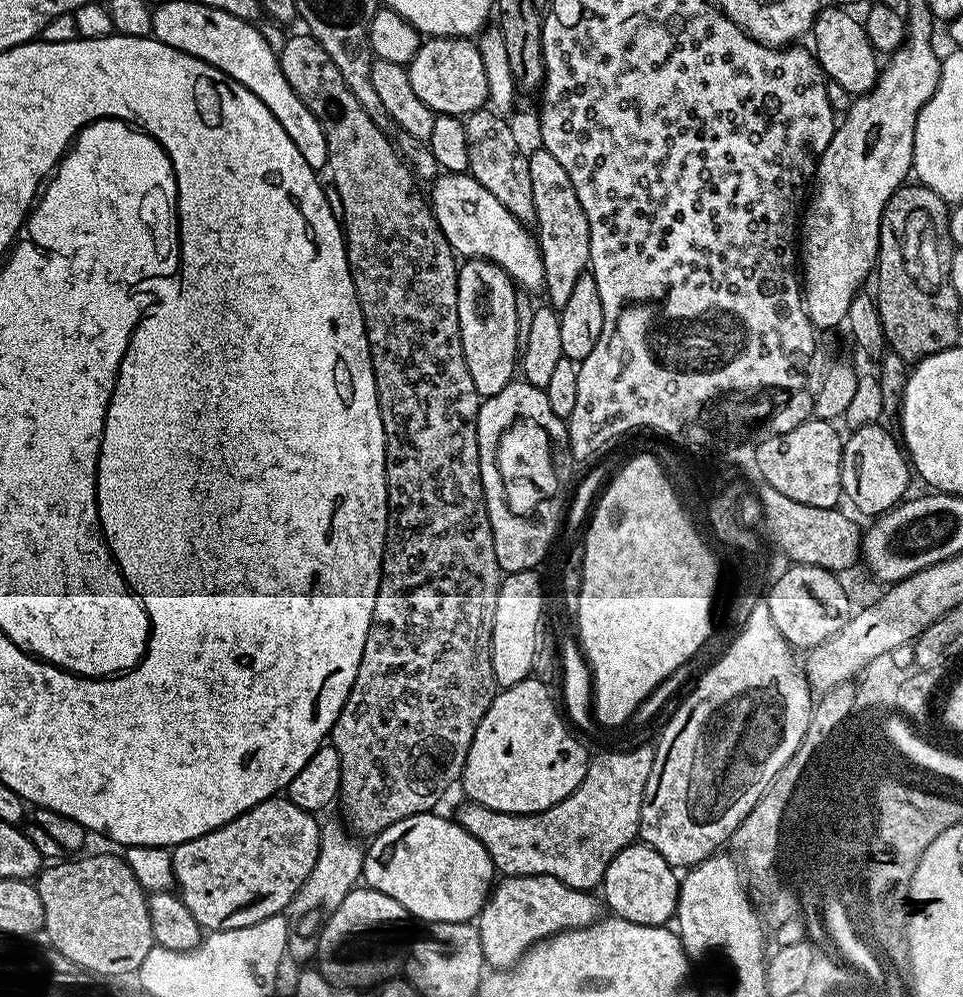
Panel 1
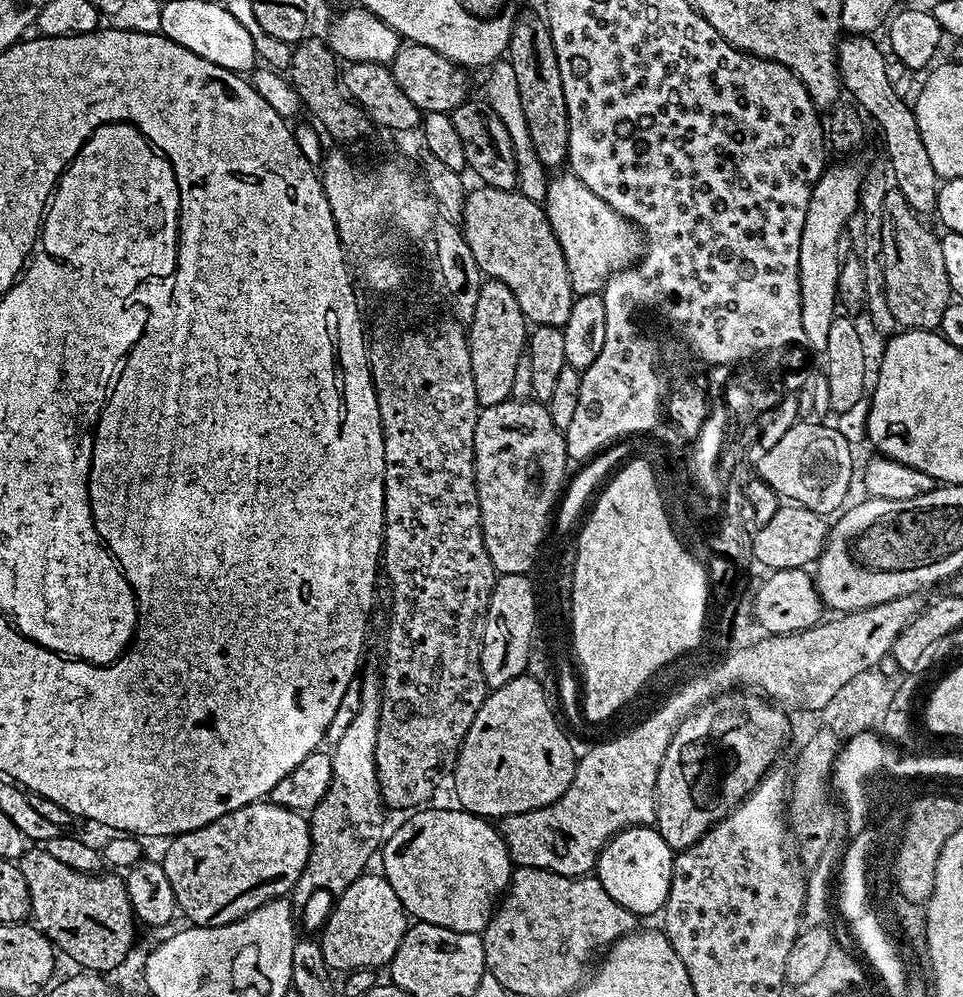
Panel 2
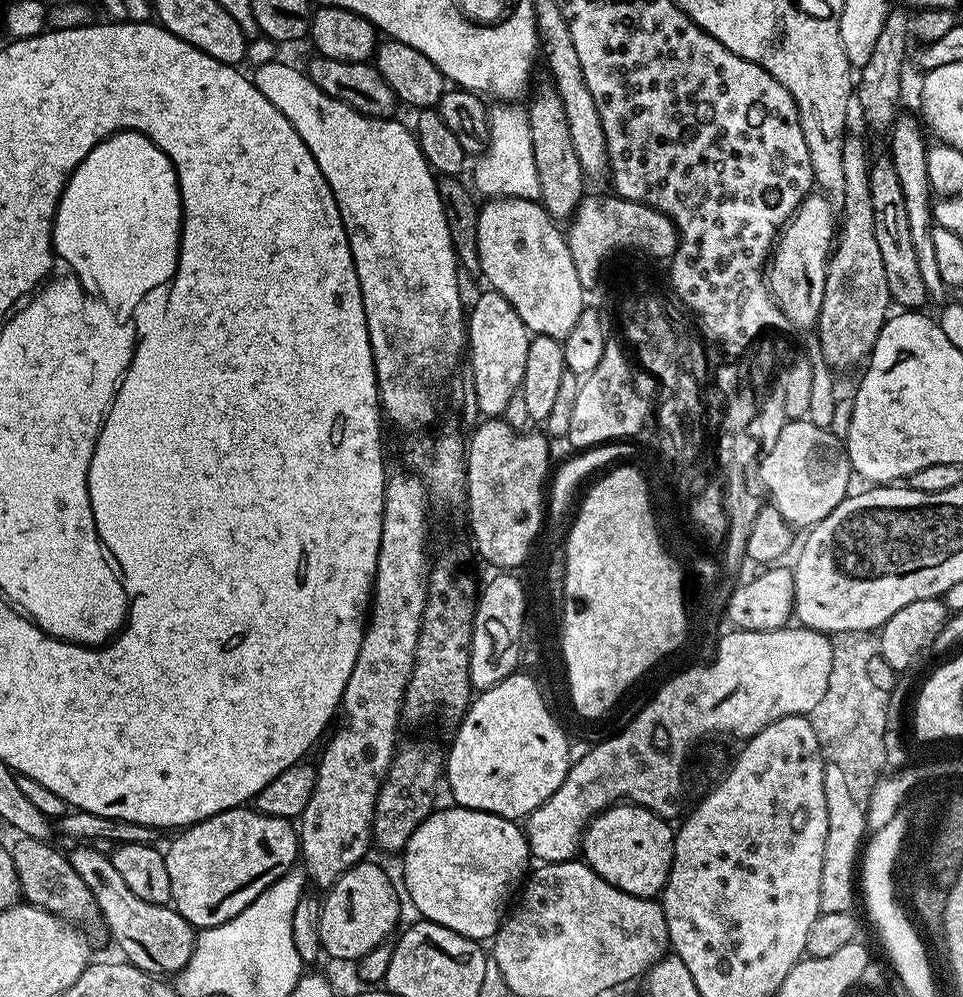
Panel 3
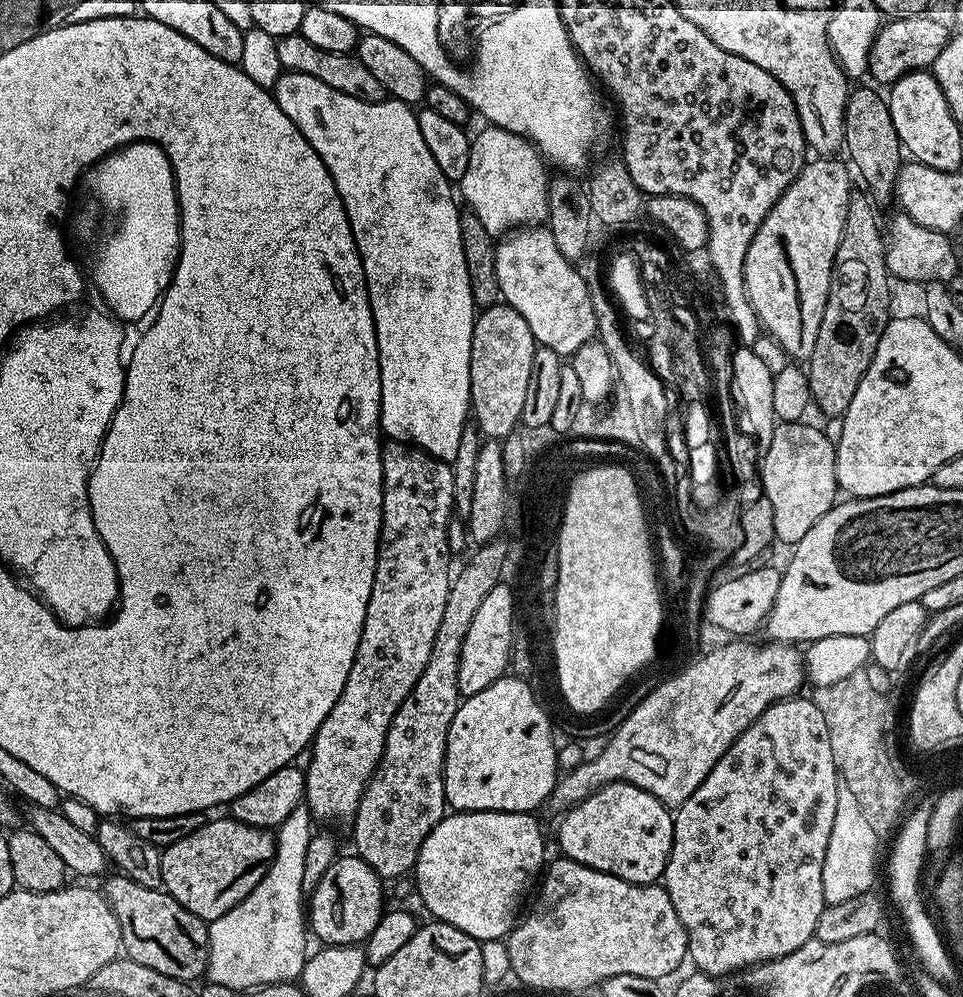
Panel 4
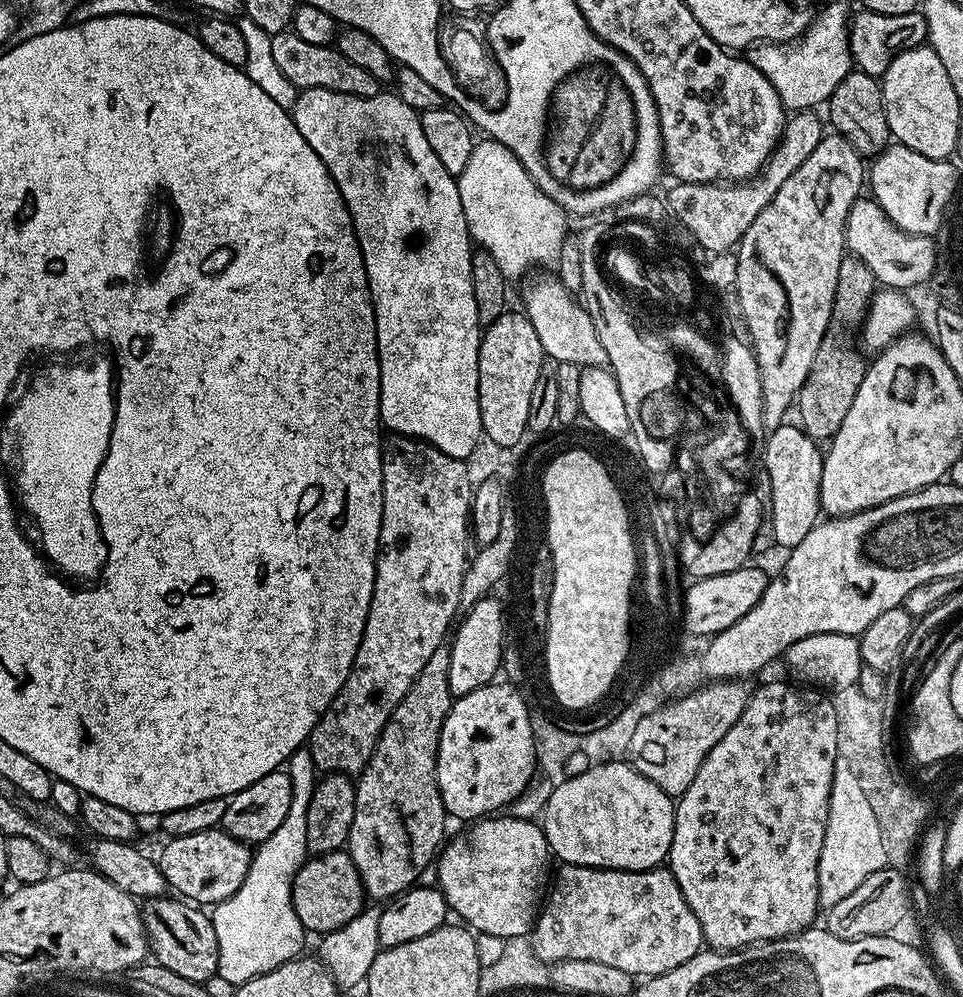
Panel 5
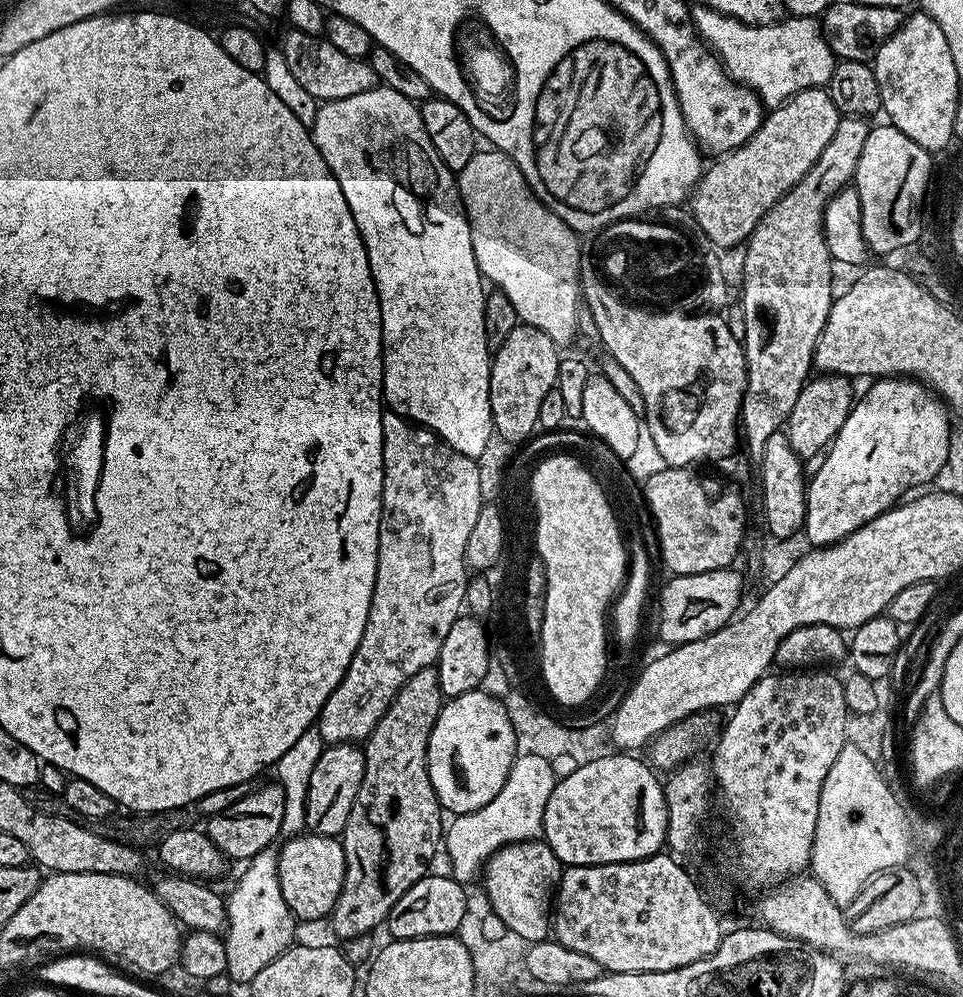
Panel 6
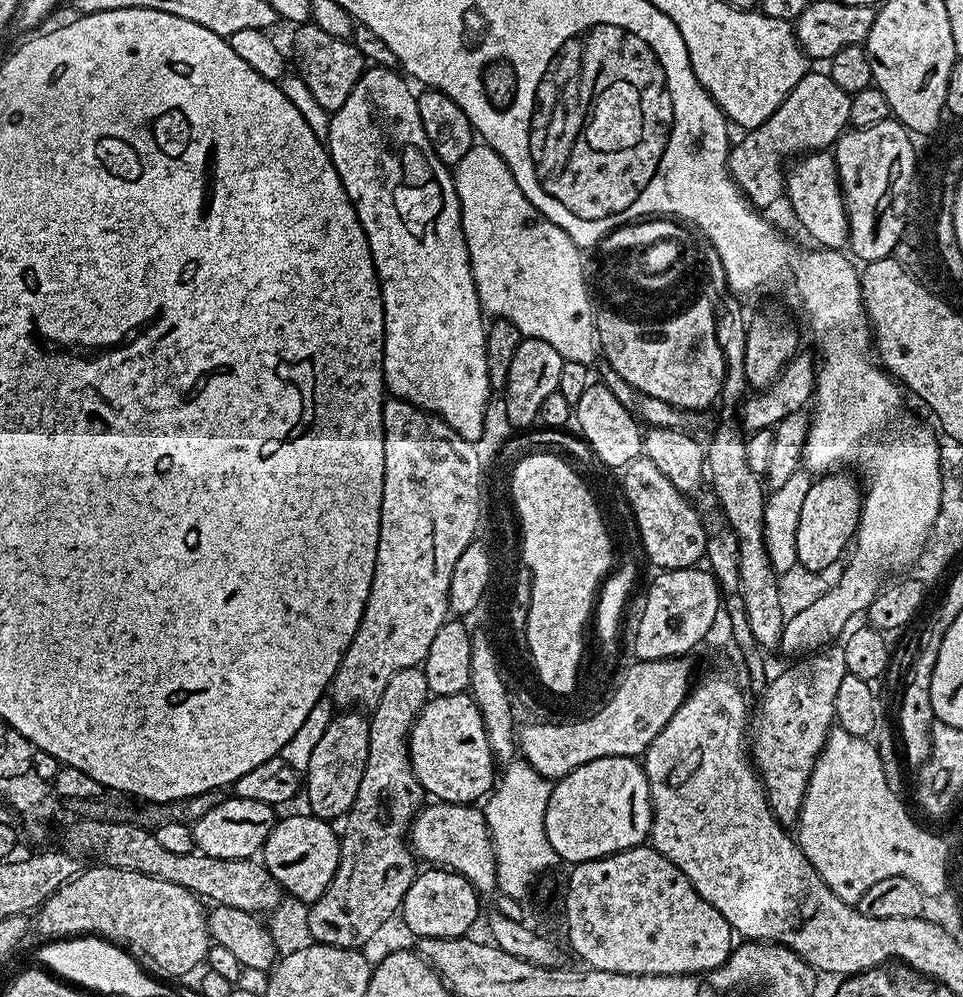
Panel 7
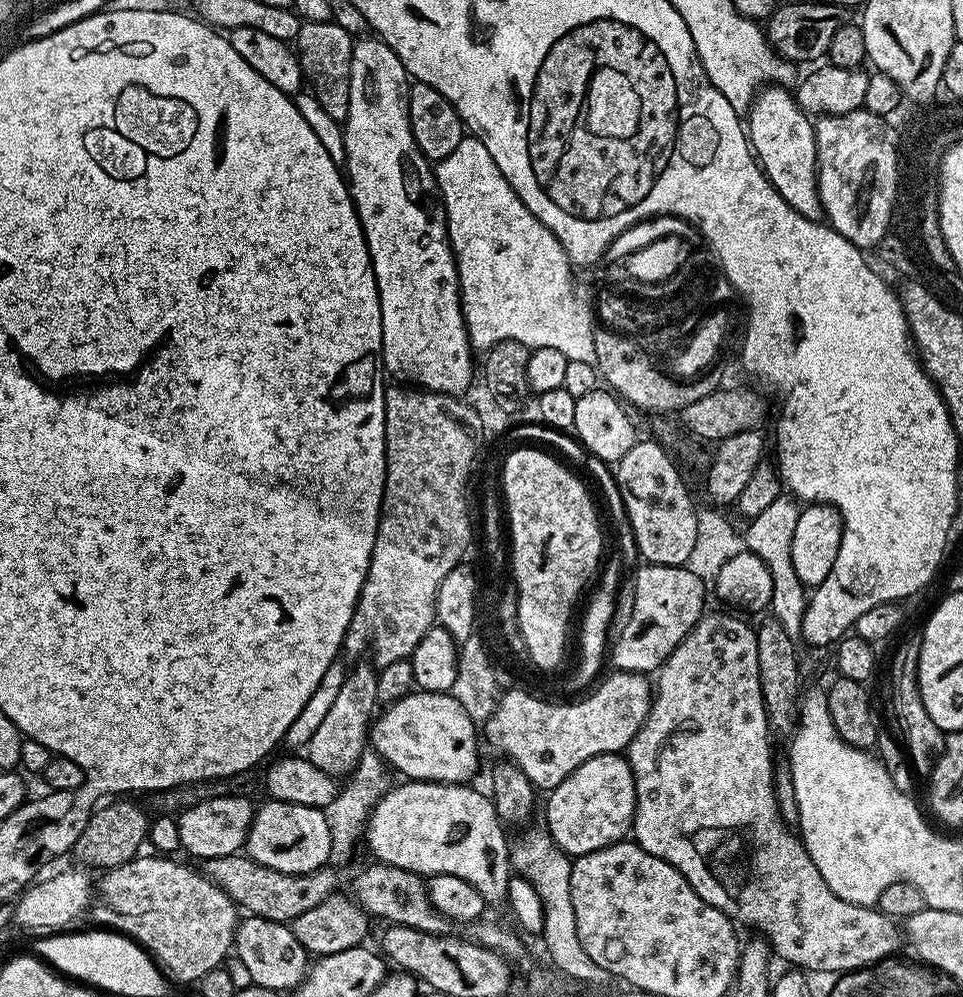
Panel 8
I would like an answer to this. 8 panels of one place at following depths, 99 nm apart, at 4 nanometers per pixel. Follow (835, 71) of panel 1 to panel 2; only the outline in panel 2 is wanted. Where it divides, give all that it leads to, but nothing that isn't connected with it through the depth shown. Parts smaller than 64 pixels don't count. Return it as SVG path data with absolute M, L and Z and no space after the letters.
M869 35L843 37L836 47L836 64L843 89L854 95L853 101L878 122L884 138L884 151L891 179L920 216L933 215L936 210L939 177L930 163L930 156L923 145L915 109L896 92L888 74L886 60Z

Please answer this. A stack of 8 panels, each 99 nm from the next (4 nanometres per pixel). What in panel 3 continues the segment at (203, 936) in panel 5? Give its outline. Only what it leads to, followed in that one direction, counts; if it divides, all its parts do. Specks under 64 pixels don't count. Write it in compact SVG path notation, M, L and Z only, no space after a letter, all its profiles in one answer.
M91 846L73 848L76 849L67 853L70 866L74 866L78 878L82 878L82 882L86 882L91 890L96 911L100 918L104 918L113 942L122 950L127 963L153 975L172 976L179 973L191 958L198 935L197 929L186 922L186 918L182 918L175 907L138 898L138 894L134 894L134 890L126 886L122 874L114 870L111 855L99 853Z

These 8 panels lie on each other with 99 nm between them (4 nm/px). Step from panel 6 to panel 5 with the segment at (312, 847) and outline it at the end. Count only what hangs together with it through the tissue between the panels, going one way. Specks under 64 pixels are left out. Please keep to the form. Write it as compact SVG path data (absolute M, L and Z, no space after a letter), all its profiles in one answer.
M347 851L312 856L305 860L304 865L296 871L296 877L292 879L292 905L305 930L321 933L333 932L346 926L350 918L364 911L364 883Z

